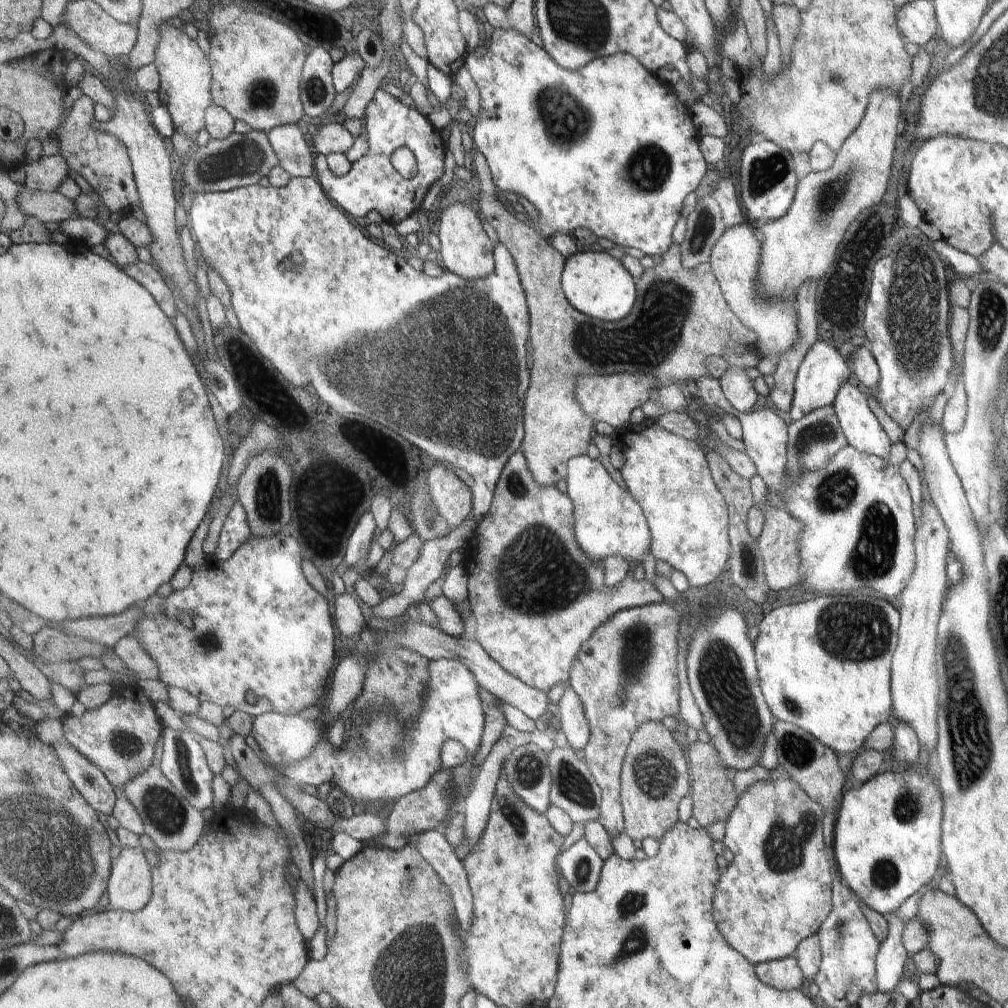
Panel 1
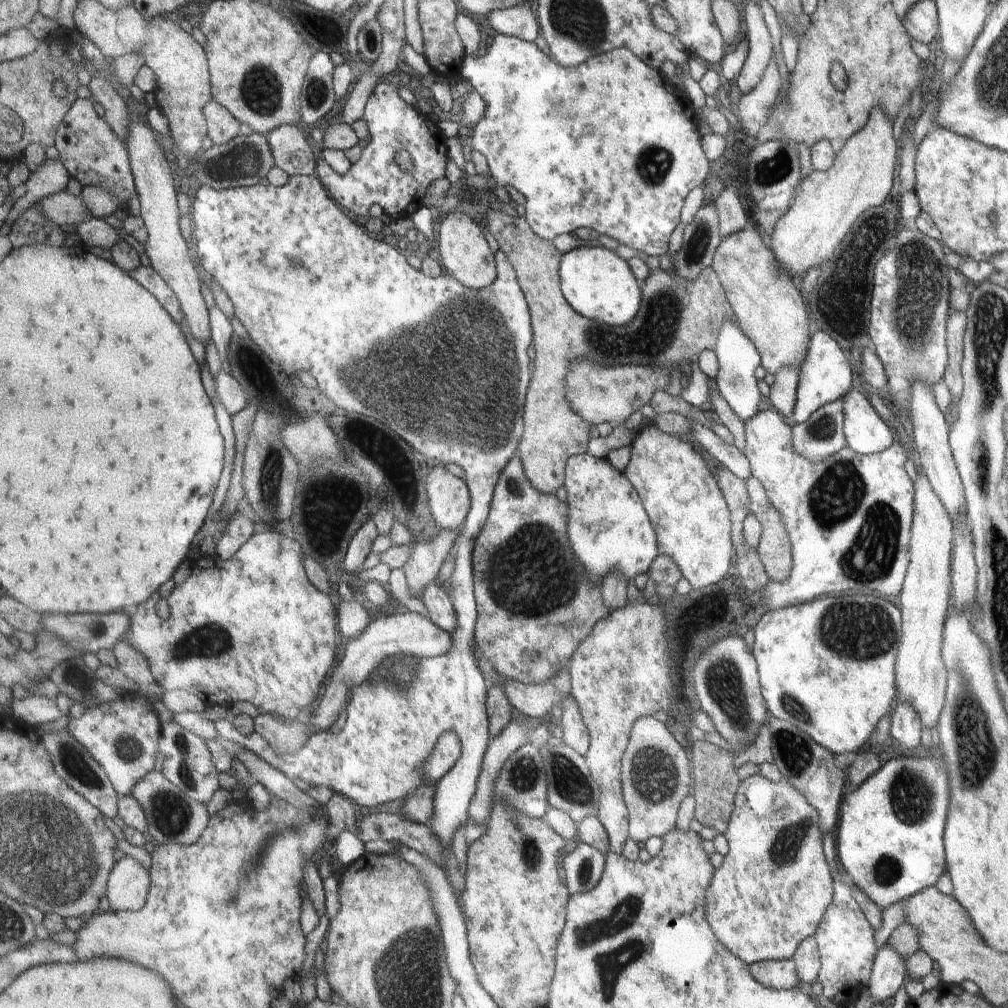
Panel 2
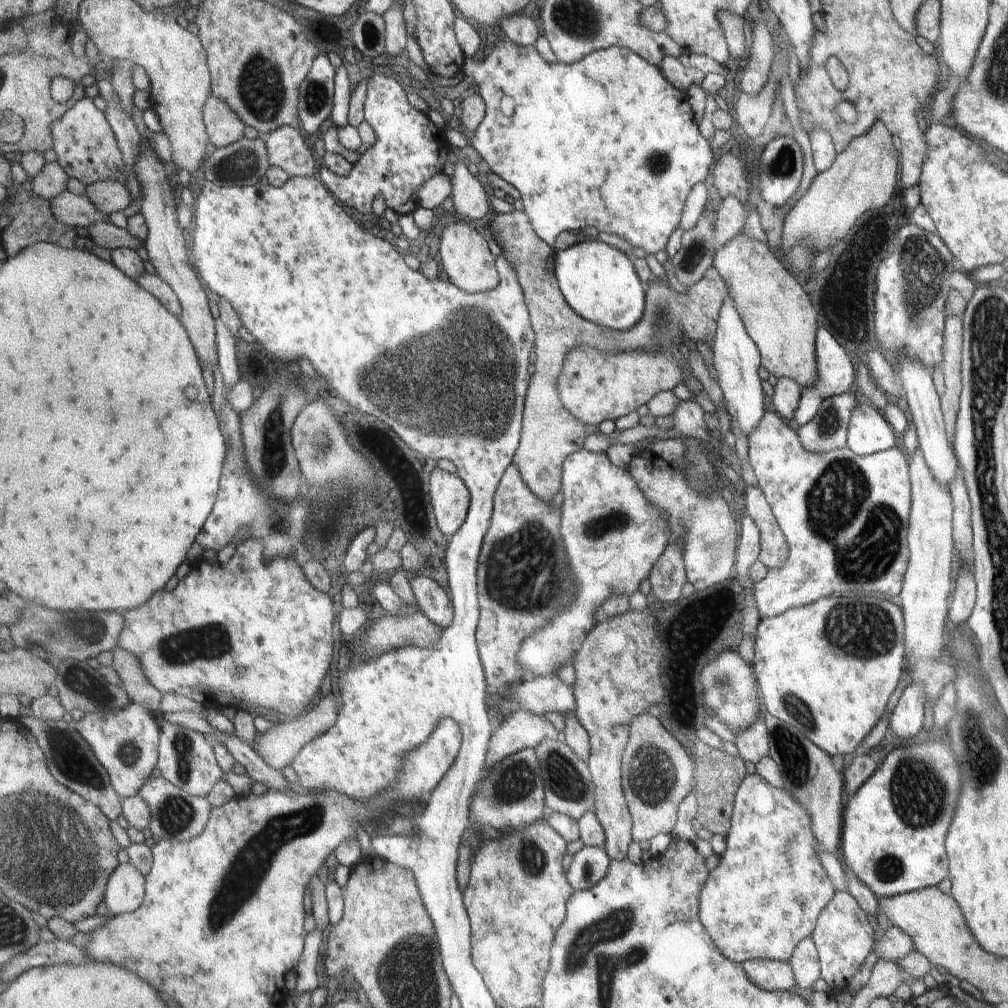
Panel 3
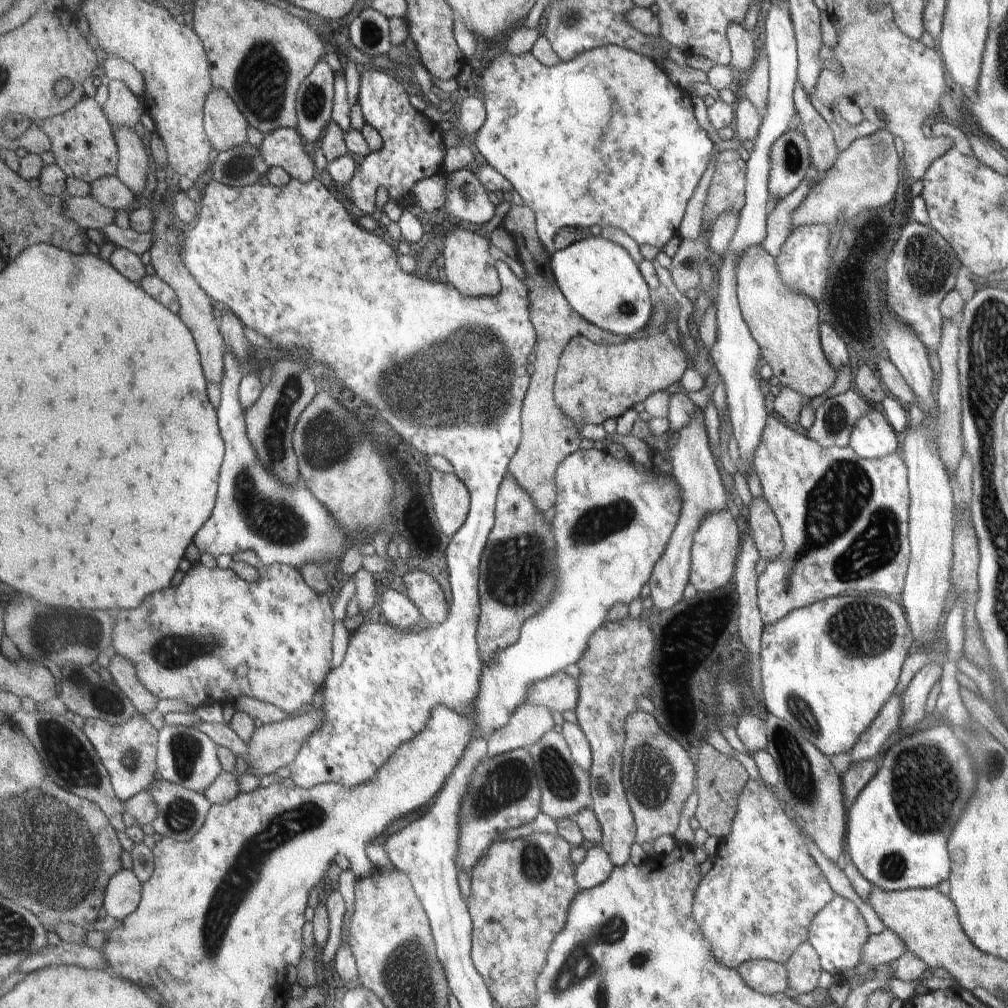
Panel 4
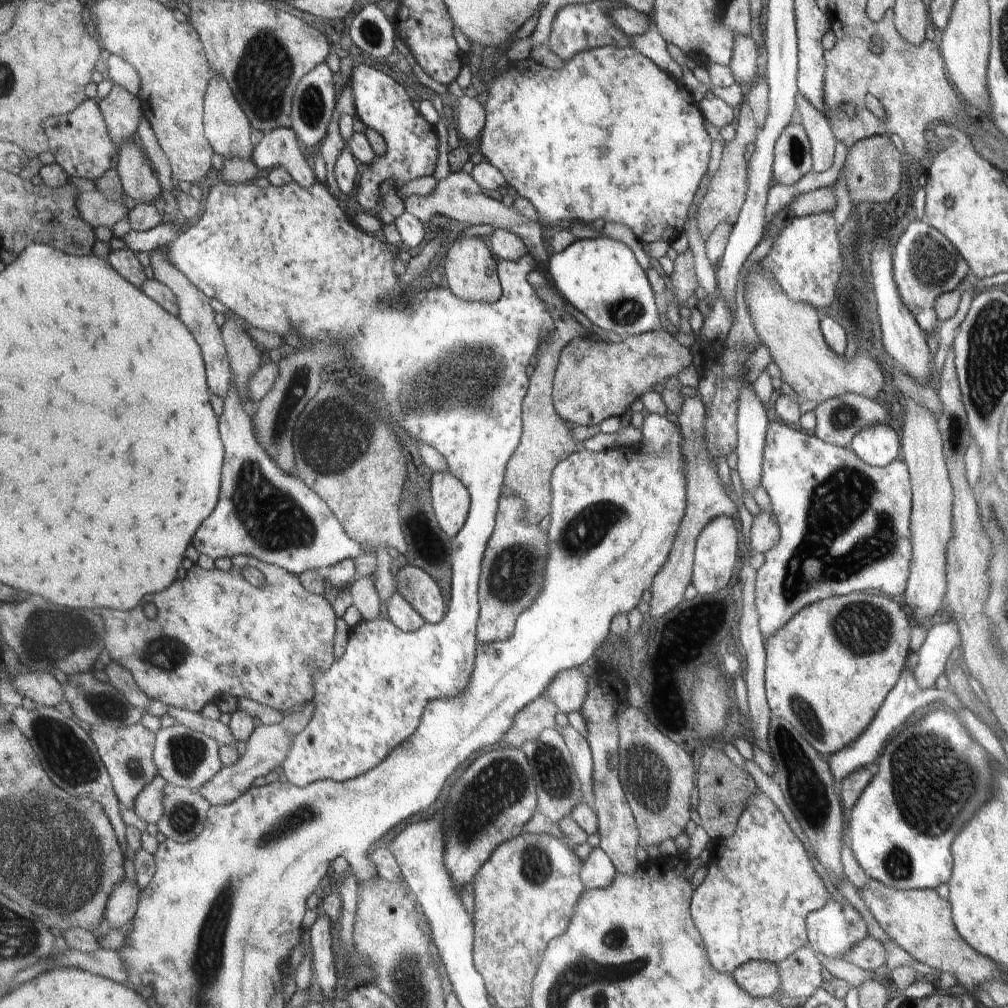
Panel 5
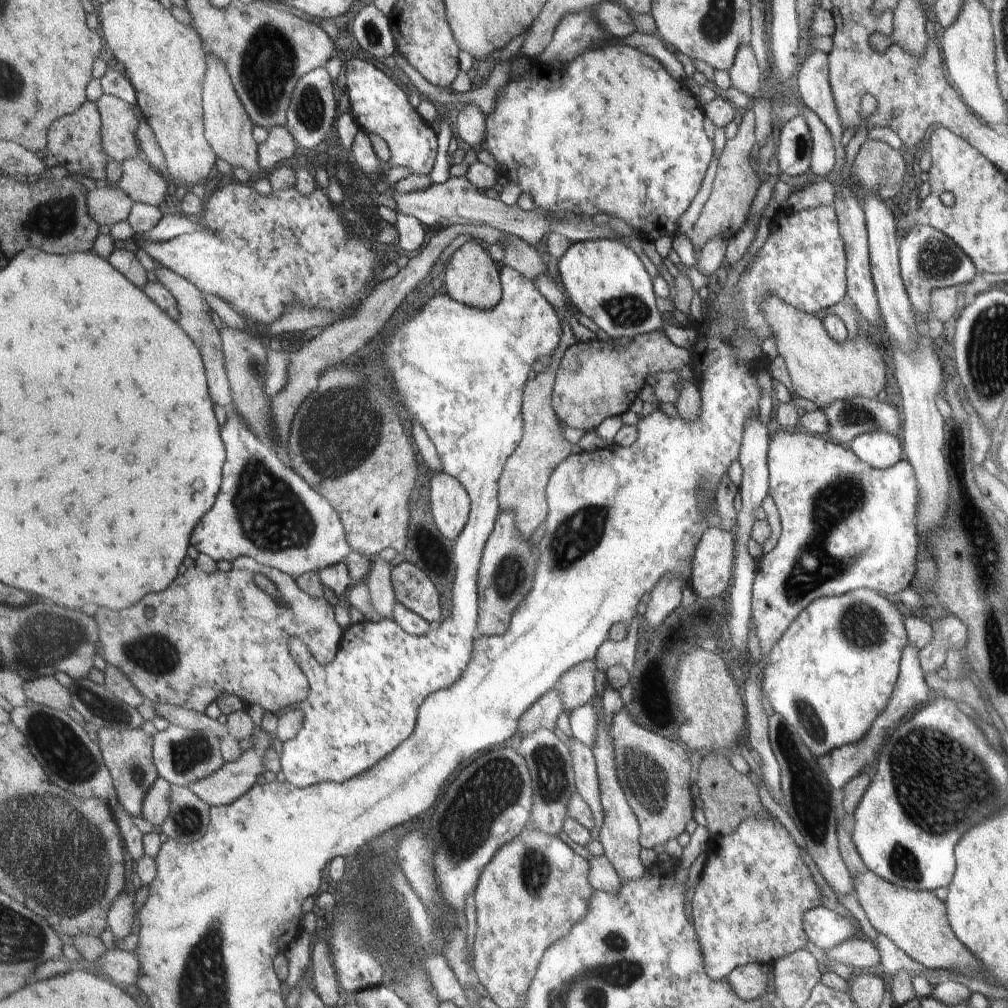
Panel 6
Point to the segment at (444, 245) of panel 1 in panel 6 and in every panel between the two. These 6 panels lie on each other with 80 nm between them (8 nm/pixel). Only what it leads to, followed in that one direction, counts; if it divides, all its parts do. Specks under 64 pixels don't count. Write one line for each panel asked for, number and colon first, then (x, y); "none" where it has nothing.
2: (466, 254)
3: (466, 258)
4: (468, 264)
5: (471, 271)
6: (471, 276)

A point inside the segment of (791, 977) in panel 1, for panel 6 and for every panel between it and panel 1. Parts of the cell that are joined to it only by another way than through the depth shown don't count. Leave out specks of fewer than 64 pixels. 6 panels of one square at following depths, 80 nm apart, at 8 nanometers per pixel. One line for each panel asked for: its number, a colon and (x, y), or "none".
2: (780, 974)
3: (769, 975)
4: (768, 977)
5: (759, 978)
6: (750, 981)

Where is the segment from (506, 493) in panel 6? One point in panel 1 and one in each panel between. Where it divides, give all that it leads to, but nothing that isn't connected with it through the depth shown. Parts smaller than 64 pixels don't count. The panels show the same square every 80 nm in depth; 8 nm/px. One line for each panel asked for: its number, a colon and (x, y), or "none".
1: (680, 318)
2: (679, 317)
3: (551, 433)
4: (549, 436)
5: (547, 440)

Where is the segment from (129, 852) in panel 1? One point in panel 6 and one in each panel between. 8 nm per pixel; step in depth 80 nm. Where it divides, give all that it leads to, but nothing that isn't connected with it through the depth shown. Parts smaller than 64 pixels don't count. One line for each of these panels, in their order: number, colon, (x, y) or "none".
2: (129, 886)
3: (126, 892)
4: (124, 892)
5: (123, 904)
6: (121, 917)

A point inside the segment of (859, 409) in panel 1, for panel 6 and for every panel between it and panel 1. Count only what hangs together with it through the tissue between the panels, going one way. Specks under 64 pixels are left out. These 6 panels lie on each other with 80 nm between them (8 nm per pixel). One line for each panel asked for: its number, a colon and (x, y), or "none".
2: (865, 433)
3: (867, 431)
4: (871, 437)
5: (877, 445)
6: (878, 449)

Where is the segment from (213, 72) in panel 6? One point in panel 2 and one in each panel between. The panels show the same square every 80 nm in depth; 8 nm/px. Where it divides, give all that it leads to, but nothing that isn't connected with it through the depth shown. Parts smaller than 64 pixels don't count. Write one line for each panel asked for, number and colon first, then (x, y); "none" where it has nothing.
2: (223, 126)
3: (224, 127)
4: (226, 125)
5: (228, 128)

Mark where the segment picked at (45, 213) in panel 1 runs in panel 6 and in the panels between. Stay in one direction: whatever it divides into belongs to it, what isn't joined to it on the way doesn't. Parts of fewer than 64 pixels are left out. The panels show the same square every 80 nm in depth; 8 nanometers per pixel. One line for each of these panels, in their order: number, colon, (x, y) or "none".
2: (62, 208)
3: (73, 210)
4: (87, 212)
5: (95, 207)
6: (106, 205)

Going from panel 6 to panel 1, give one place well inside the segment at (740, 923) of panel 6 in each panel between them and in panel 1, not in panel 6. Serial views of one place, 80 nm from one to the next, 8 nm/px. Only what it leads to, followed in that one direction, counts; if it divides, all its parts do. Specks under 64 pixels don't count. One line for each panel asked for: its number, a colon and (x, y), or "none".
1: (776, 891)
2: (773, 886)
3: (764, 896)
4: (756, 902)
5: (751, 905)

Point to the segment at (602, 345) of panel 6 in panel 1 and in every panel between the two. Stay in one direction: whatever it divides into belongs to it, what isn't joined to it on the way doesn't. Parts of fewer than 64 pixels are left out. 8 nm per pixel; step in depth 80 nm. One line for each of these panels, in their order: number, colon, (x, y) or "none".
1: (612, 399)
2: (599, 393)
3: (595, 386)
4: (594, 383)
5: (595, 380)

